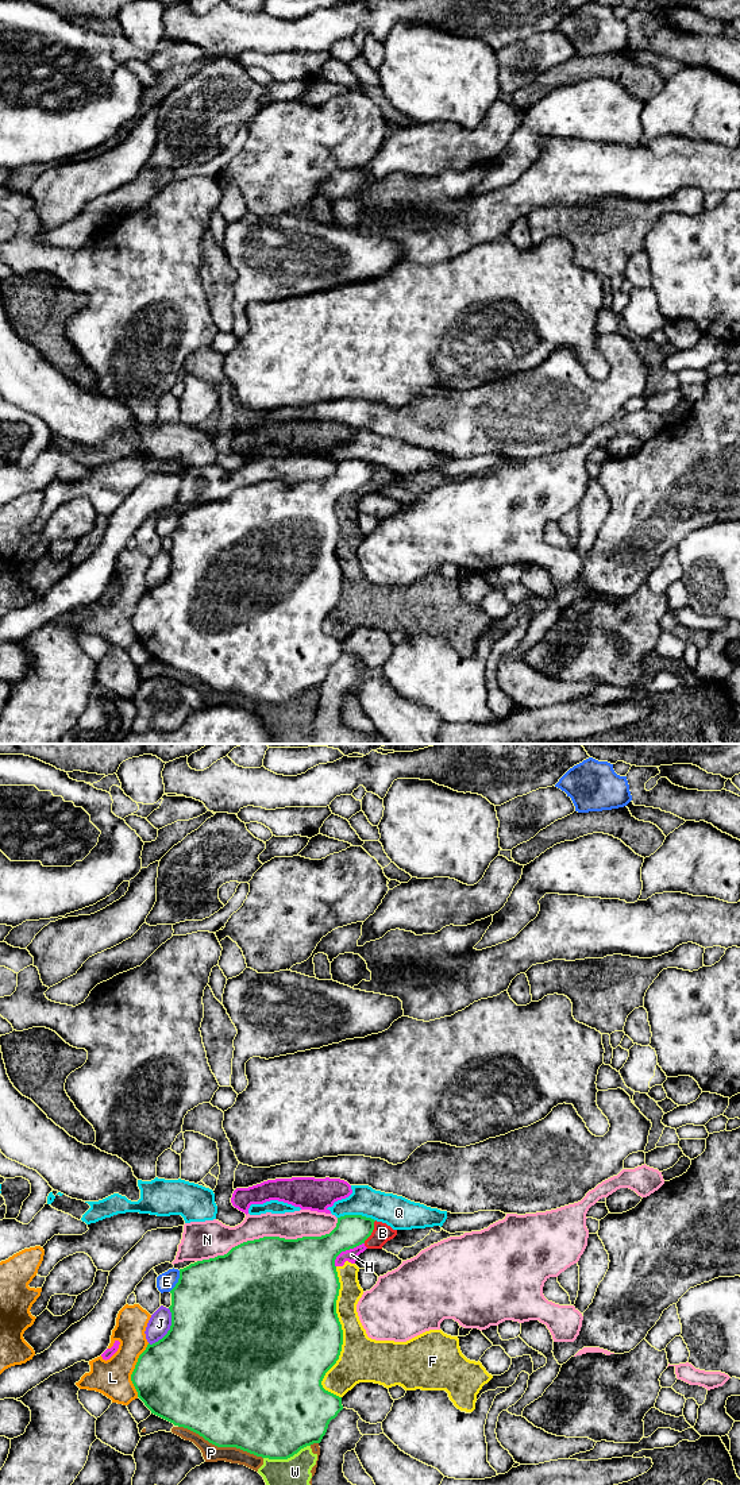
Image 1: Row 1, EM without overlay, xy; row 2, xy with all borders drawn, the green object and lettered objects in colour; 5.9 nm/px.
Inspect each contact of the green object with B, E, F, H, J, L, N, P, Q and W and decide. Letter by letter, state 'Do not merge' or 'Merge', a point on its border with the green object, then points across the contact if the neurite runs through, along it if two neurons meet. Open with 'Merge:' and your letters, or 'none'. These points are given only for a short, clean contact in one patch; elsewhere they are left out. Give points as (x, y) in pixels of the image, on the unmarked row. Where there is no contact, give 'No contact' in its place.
Merge: none
B: Do not merge. Touches green at xy (372, 475). Boundary: xy (376, 465), (372, 478), (363, 486)
E: Do not merge. Touches green at xy (178, 525)
F: Do not merge. Touches green at xy (342, 579)
H: Do not merge. Touches green at xy (346, 493)
J: Do not merge. Touches green at xy (170, 573)
L: Do not merge. Touches green at xy (134, 614)
N: Do not merge. Touches green at xy (270, 481)
P: Do not merge. Touches green at xy (220, 690)
Q: Do not merge. Touches green at xy (357, 459)
W: Do not merge. Touches green at xy (286, 702)

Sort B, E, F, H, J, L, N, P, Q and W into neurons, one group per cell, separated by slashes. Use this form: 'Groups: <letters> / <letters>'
Groups: B F H / E / J / L / N / P W / Q

